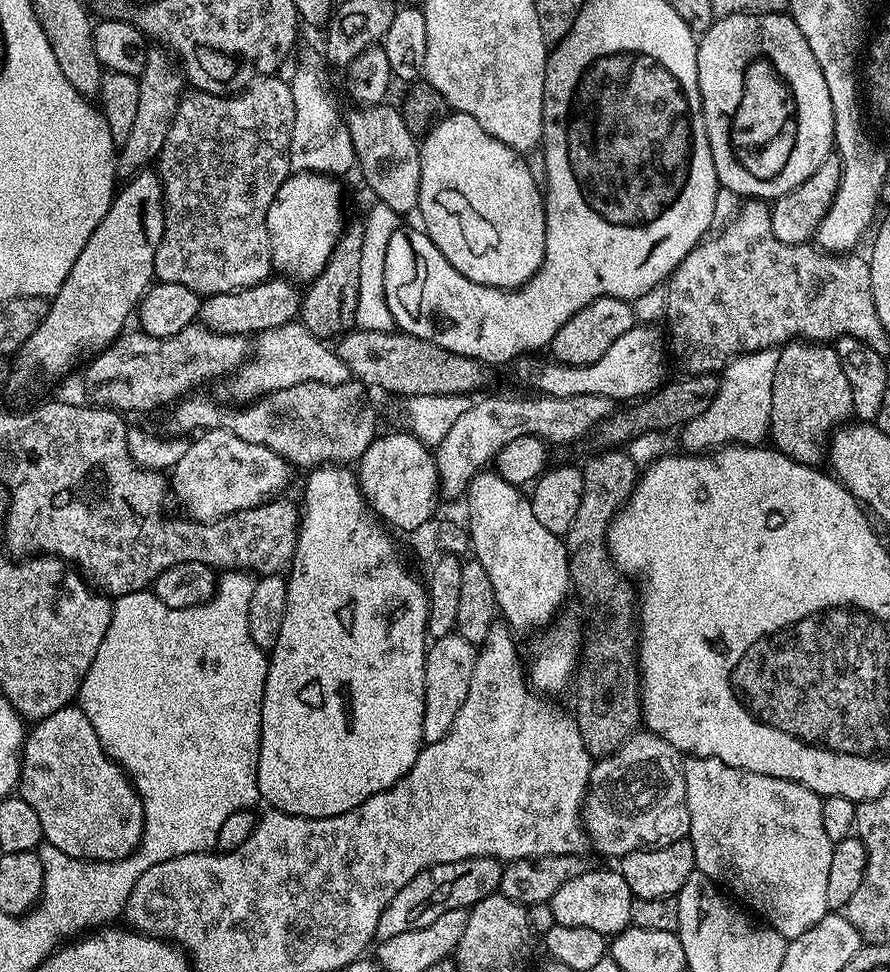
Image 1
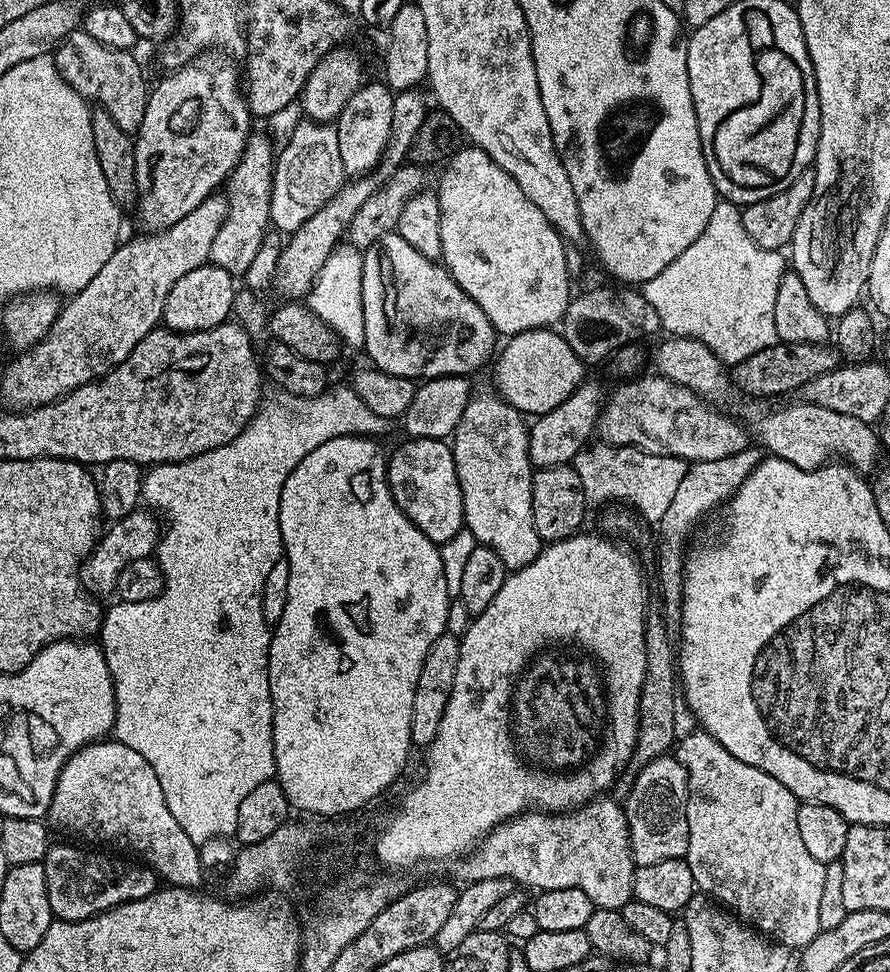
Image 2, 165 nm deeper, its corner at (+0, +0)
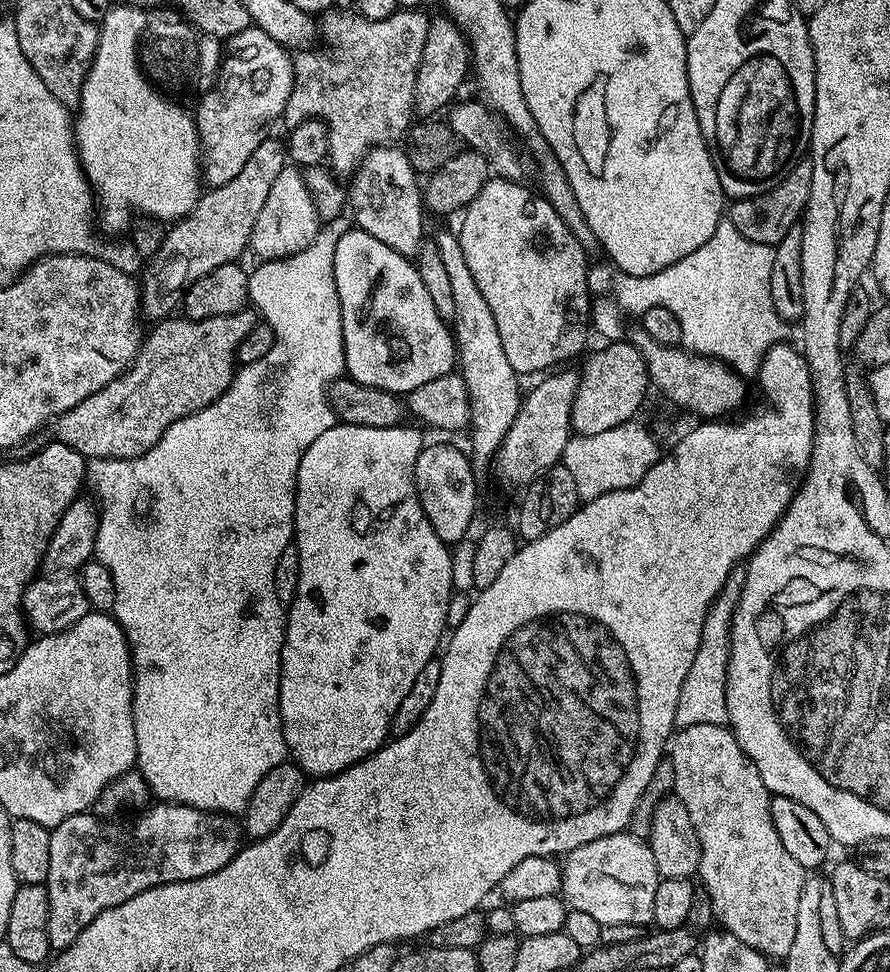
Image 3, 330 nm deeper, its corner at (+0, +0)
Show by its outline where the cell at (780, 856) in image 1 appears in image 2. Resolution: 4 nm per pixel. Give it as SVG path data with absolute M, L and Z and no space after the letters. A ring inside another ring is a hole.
M697 730L688 736L679 737L678 743L674 748L676 761L686 770L688 775L688 801L686 802L686 822L690 826L690 842L688 843L688 855L686 857L690 866L690 874L694 874L694 882L697 889L703 895L719 902L725 909L731 910L739 919L747 922L757 932L771 938L775 943L784 944L790 950L802 950L811 940L820 933L820 923L818 922L818 906L822 899L822 886L826 883L825 864L818 862L802 846L802 837L798 830L798 810L801 801L778 778L758 770L754 766L746 766L746 762L738 762L726 746L722 746L706 731Z

